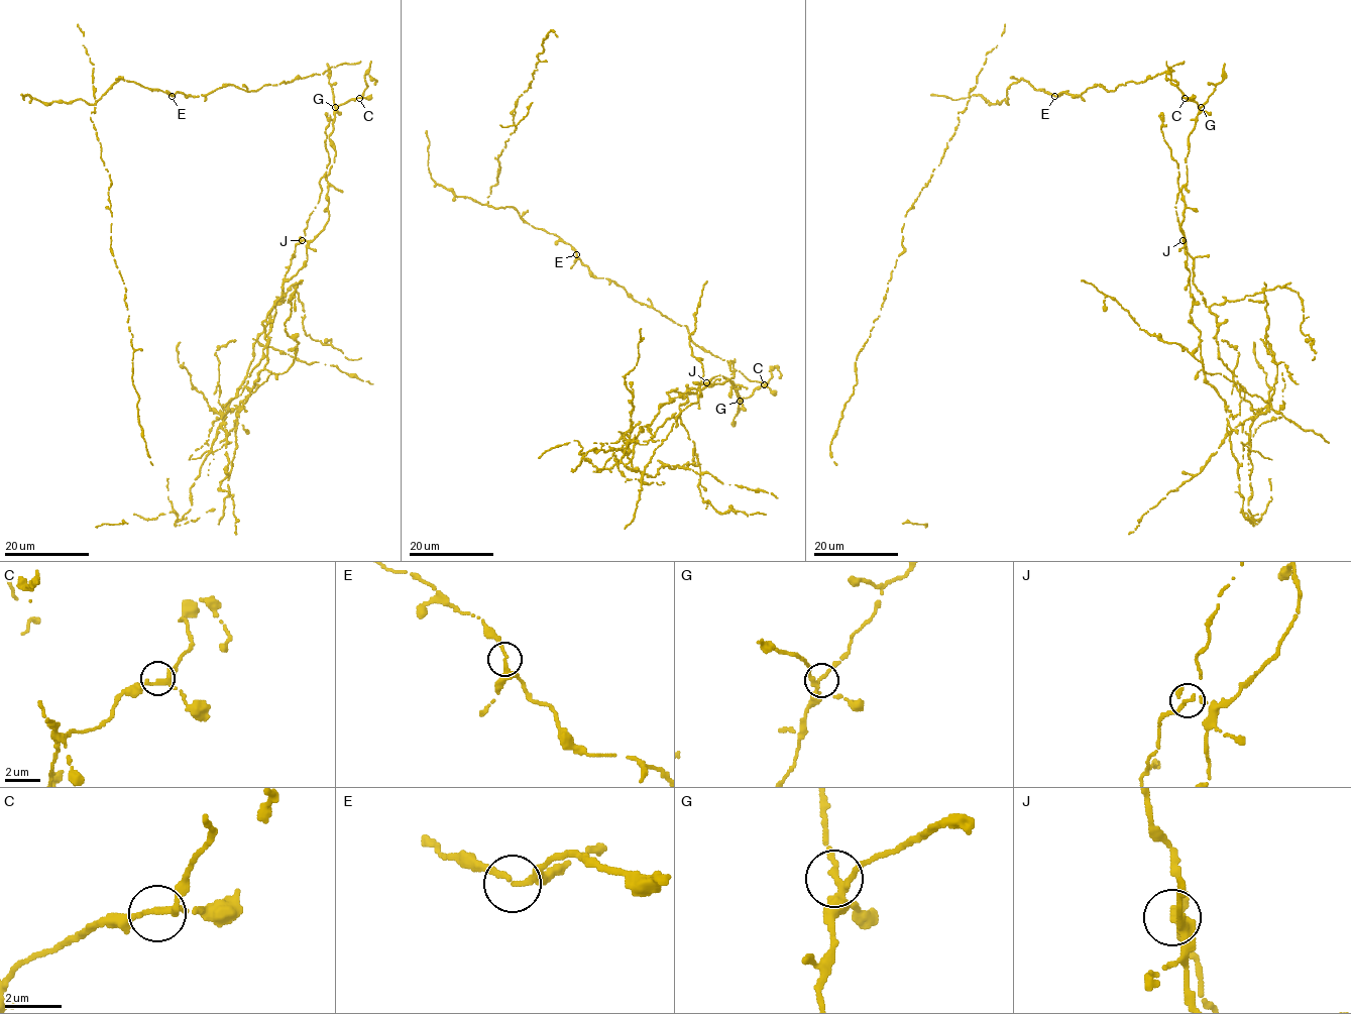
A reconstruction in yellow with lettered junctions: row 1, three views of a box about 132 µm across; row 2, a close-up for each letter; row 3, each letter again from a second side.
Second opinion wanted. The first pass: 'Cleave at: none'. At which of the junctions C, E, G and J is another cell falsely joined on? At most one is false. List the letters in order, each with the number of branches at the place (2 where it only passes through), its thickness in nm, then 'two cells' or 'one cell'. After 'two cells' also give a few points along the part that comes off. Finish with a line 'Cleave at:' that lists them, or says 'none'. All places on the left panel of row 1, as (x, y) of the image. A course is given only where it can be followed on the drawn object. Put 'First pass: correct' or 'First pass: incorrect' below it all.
C: 3 | 200 nm | one cell
E: 3 | 180 nm | one cell
G: 3 | 220 nm | one cell
J: 3 | 190 nm | two cells | (302, 240), (274, 306), (290, 299), (218, 413), (289, 369), (299, 342), (284, 324), (302, 279)
Cleave at: J
First pass: incorrect

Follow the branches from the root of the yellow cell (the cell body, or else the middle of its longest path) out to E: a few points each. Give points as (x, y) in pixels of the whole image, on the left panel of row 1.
E: (299, 78), (287, 83), (265, 84), (249, 92), (226, 84), (204, 96), (186, 96), (179, 92), (172, 96)

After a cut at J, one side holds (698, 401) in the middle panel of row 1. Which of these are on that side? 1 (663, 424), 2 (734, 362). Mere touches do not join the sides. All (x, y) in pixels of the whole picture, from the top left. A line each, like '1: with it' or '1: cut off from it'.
1: with it
2: with it

